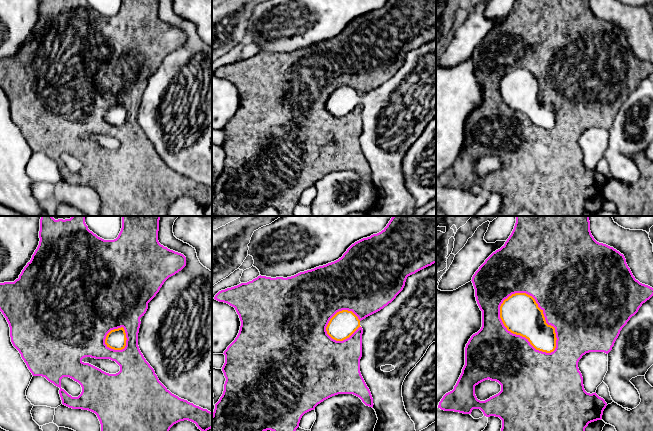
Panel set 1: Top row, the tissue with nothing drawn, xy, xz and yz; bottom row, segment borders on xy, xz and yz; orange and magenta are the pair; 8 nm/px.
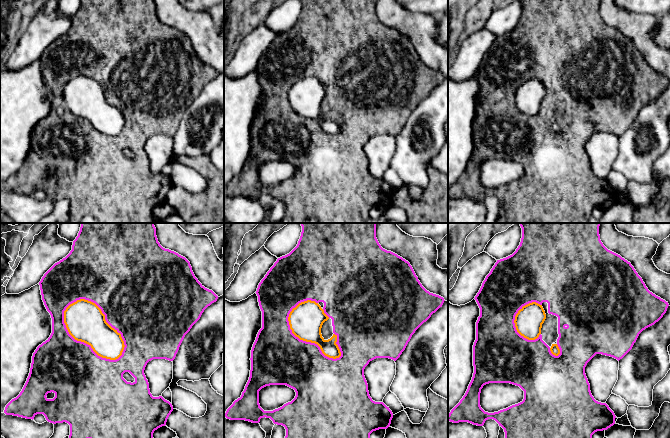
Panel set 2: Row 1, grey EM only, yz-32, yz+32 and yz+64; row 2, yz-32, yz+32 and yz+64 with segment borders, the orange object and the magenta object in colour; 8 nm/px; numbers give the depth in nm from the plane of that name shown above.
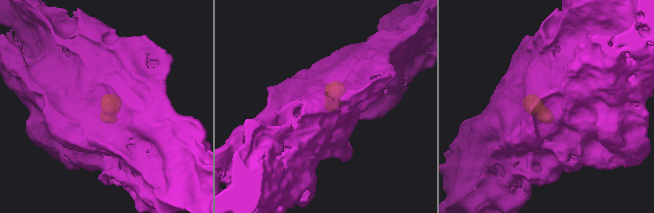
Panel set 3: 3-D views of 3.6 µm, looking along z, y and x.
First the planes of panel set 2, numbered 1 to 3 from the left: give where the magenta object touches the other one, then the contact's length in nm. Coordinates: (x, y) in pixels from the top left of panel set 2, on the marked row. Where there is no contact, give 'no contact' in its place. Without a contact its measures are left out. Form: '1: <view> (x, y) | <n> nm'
1: yz-32 (79, 340) | 600 nm
2: yz+32 (306, 341) | 550 nm
3: yz+64 (516, 315) | 320 nm

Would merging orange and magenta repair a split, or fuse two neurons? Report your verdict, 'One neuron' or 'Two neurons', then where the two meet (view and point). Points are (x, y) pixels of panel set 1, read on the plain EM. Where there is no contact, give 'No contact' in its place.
Two neurons. Touches orange at yz (514, 109)

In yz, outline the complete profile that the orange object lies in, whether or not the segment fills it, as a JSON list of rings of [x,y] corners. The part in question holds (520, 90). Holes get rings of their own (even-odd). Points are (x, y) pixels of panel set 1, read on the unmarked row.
[[[515,69],[500,82],[500,94],[513,110],[525,113],[539,127],[551,129],[556,124],[555,104],[546,99],[543,86],[526,69]]]

